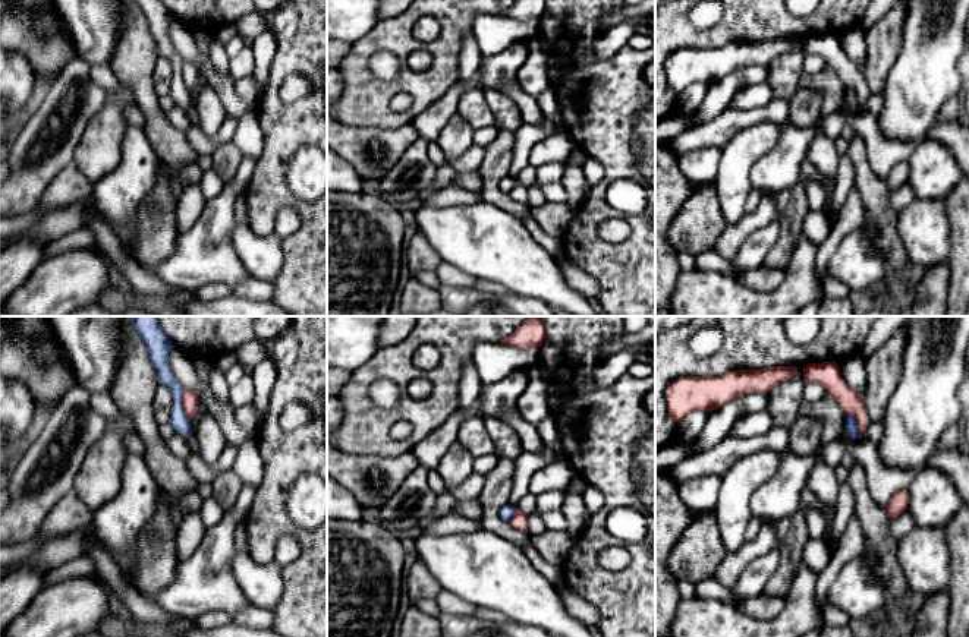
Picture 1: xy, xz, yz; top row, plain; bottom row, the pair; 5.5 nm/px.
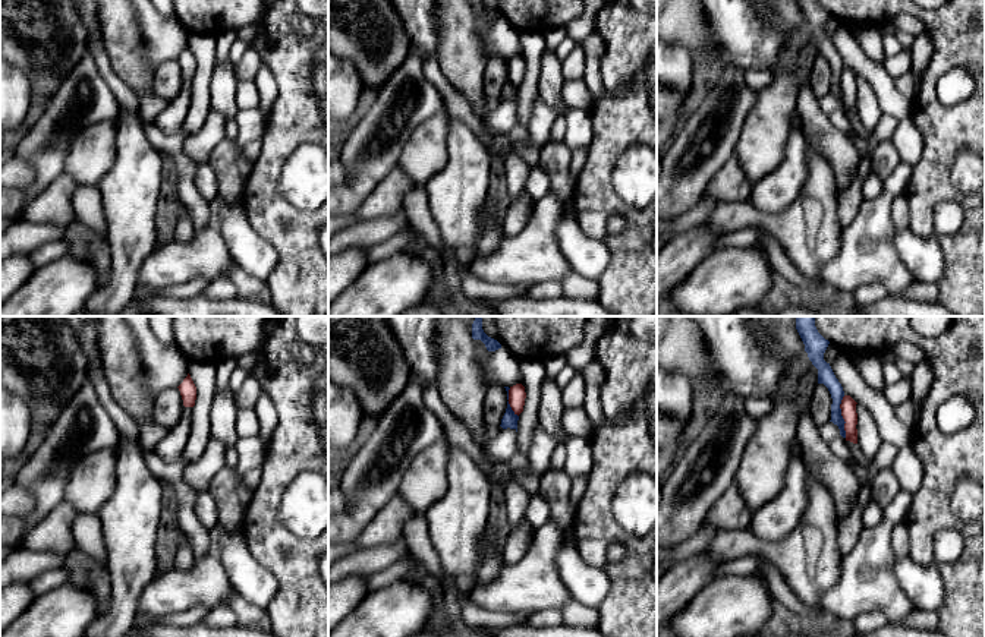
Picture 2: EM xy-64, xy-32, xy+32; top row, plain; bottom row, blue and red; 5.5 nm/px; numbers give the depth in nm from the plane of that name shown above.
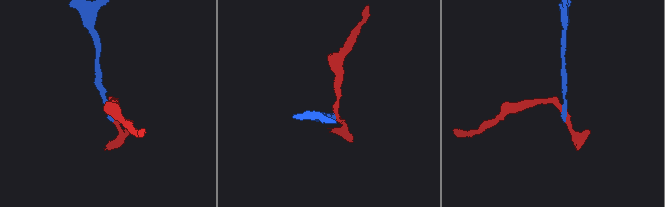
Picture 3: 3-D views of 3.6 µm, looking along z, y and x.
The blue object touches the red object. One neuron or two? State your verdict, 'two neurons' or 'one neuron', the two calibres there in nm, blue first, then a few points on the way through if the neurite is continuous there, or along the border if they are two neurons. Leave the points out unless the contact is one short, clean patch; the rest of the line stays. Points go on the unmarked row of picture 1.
two neurons; 100 nm thick on the blue side, 100 nm on the other; border along xy (183, 60), (182, 82), (189, 92)

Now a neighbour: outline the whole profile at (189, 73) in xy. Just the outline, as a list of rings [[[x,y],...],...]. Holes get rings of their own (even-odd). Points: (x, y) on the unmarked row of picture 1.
[[[183,62],[182,79],[186,88],[189,89],[189,92],[192,92],[198,81],[198,67],[189,62]]]

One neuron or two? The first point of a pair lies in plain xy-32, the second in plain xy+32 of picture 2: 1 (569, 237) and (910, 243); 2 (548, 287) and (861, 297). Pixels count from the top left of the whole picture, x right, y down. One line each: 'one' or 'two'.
1: one
2: one

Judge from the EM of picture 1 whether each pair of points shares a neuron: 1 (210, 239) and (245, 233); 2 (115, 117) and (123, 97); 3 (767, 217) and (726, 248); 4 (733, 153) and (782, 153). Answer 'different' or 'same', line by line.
1: different
2: same
3: same
4: different

